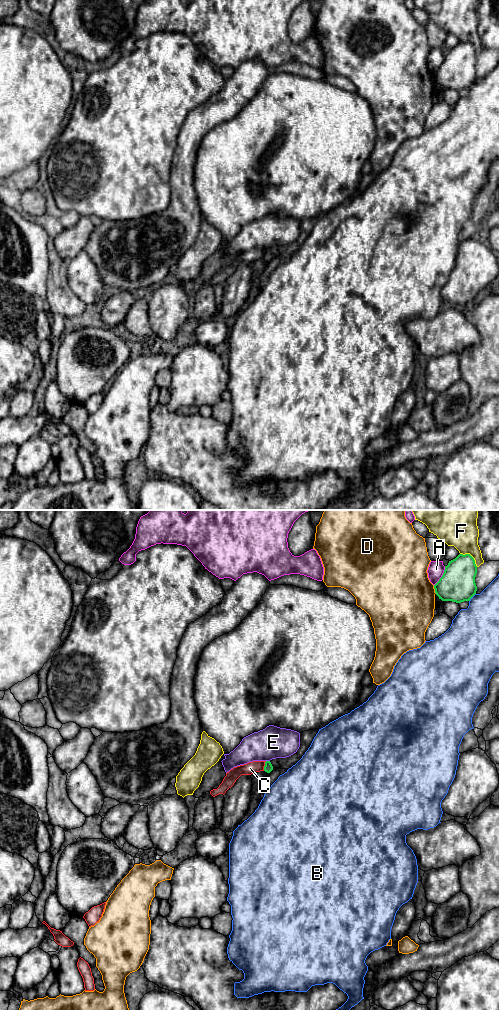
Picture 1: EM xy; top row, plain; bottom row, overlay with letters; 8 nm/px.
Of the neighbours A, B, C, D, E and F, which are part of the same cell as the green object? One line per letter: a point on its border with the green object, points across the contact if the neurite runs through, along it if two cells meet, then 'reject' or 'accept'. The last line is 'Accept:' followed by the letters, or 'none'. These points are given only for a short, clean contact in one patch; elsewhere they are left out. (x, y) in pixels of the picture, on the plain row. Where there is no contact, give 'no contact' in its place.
A: contact xy (442, 64); reject
B: contact xy (472, 84); reject
C: contact xy (264, 254); border xy (266, 249), (263, 258); reject
D: contact xy (434, 76); reject
E: contact xy (268, 249); reject
F: contact xy (471, 44); reject
Accept: none

